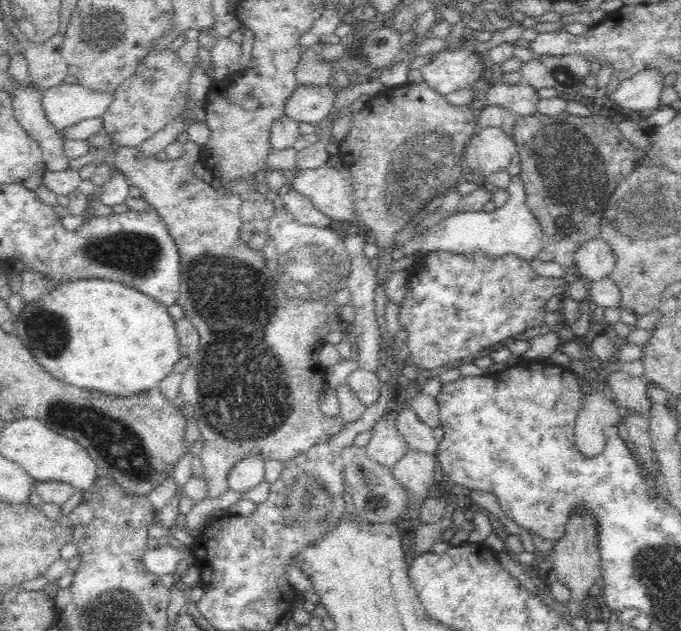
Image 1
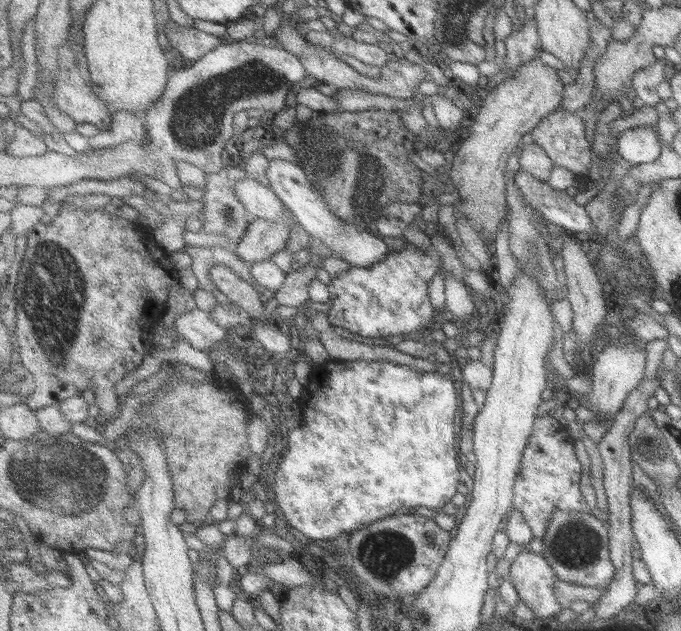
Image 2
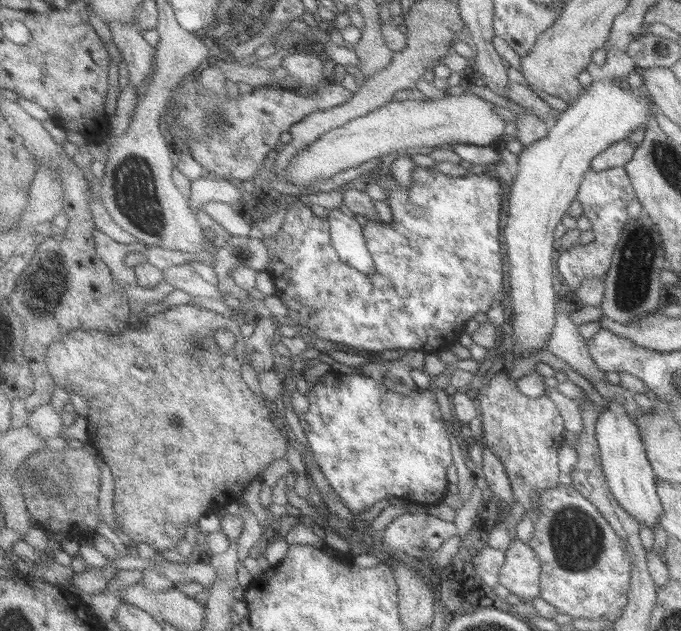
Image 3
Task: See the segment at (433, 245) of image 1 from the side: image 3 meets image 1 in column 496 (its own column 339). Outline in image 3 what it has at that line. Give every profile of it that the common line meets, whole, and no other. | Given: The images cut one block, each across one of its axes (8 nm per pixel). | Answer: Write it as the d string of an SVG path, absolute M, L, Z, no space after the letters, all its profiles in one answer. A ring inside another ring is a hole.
M335 208L329 210L327 218L331 220L331 240L339 256L353 268L359 268L359 272L375 274L377 270L363 234L363 226L355 218L345 216L345 212Z

